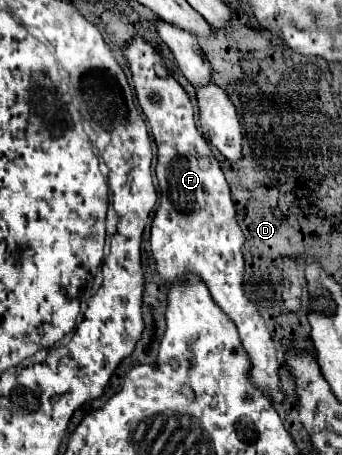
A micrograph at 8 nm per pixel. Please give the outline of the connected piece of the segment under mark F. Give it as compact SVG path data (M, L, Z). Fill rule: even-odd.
M141 36L131 38L123 46L123 58L131 70L137 100L151 126L153 140L157 144L155 174L161 188L161 202L157 206L151 224L151 252L157 264L157 272L169 288L169 282L183 280L185 274L199 274L209 286L213 300L223 306L229 318L235 322L241 342L249 352L253 370L251 378L271 400L281 402L279 390L279 362L271 334L255 310L253 302L243 292L243 232L235 220L235 208L231 202L229 184L213 156L207 140L195 126L193 106L183 86L173 78L163 56Z

